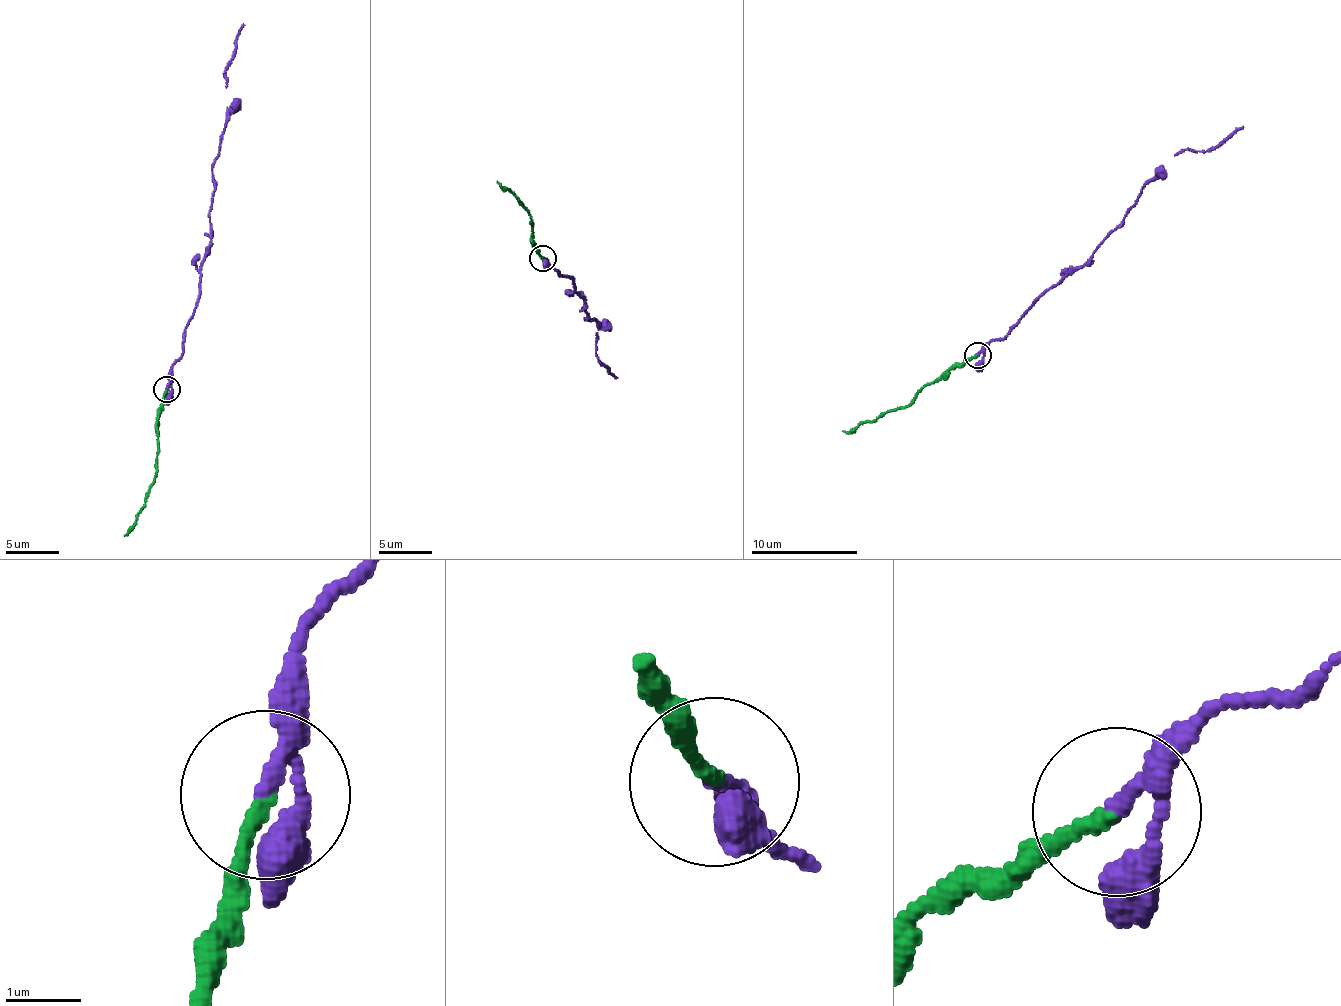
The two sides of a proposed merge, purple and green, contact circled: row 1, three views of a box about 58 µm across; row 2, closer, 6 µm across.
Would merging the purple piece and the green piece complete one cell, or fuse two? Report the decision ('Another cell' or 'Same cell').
Same cell

